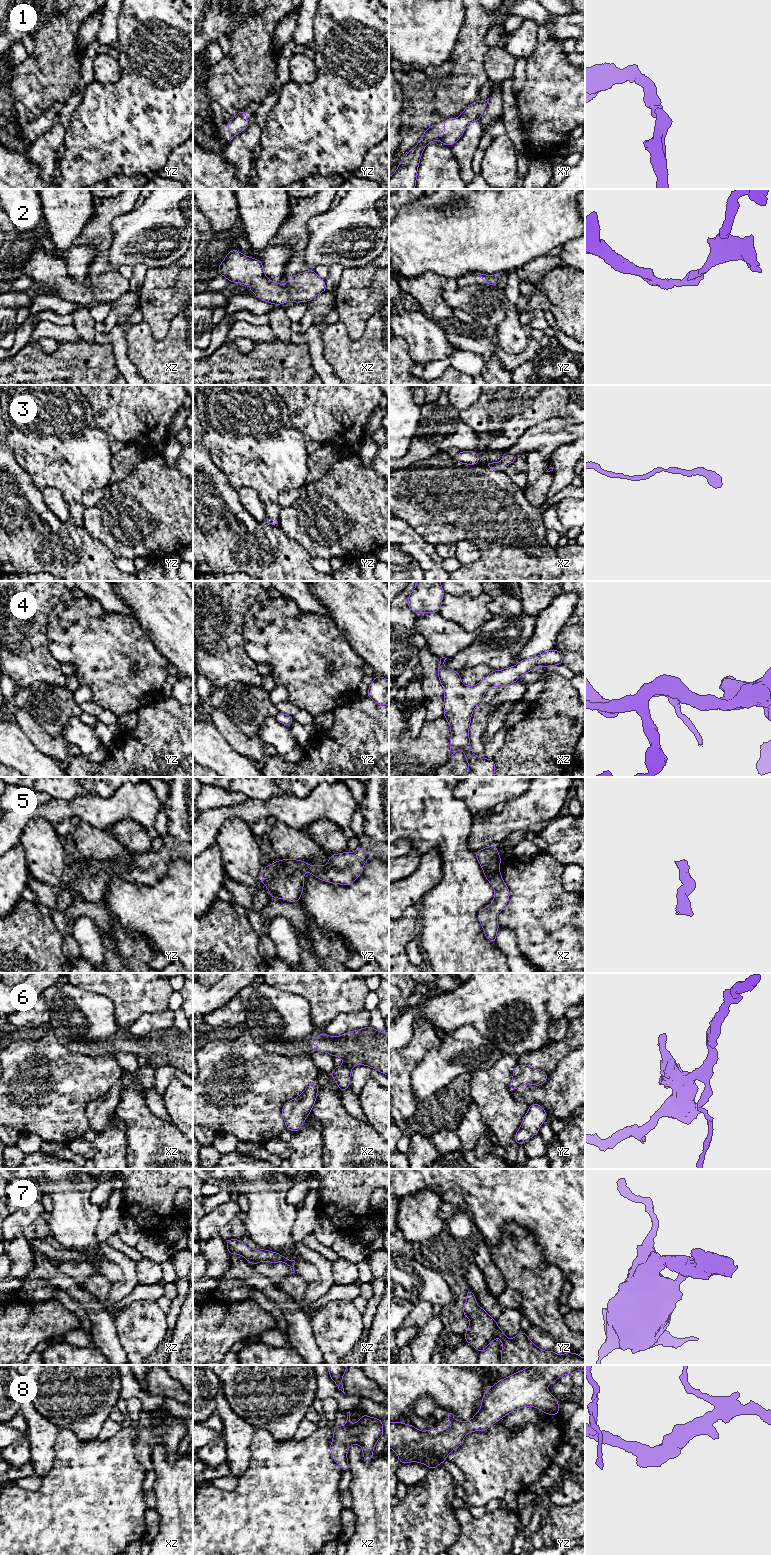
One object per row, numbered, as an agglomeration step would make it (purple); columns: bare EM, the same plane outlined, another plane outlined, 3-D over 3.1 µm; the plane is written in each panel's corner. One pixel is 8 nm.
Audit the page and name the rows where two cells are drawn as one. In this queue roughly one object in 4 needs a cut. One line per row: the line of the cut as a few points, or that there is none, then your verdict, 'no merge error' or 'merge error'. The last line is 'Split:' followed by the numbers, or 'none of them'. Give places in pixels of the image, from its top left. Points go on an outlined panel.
1: cut none; no merge error
2: cut none; no merge error
3: cut none; no merge error
4: cut none; no merge error
5: cut none; no merge error
6: cut none; no merge error
7: cut none; no merge error
8: cut none; no merge error
Split: none of them

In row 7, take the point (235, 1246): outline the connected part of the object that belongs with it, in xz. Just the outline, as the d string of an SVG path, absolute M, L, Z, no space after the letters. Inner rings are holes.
M228 1239L226 1242L226 1247L228 1249L229 1255L239 1254L243 1256L252 1265L260 1262L268 1261L271 1264L282 1262L286 1263L291 1268L291 1274L294 1271L294 1260L289 1260L277 1252L268 1251L266 1249L254 1250L247 1248L246 1245L239 1239Z

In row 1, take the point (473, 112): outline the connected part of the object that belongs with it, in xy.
M489 98L485 101L478 99L467 106L457 118L446 118L442 139L438 138L438 123L431 125L421 136L418 144L406 154L396 171L389 177L389 189L415 189L417 170L426 145L432 141L439 141L451 147L461 138L470 122L480 122L481 114L488 101Z

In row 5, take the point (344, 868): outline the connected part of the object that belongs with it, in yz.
M360 846L353 853L331 854L326 866L282 859L264 867L261 883L268 888L270 898L287 898L286 902L298 902L303 893L305 872L324 882L350 886L361 875L364 863L369 859L370 852Z

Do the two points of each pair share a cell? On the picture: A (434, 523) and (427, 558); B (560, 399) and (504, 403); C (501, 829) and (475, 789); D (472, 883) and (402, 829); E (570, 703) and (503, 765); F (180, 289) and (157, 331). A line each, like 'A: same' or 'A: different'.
A: different
B: same
C: different
D: same
E: same
F: same

